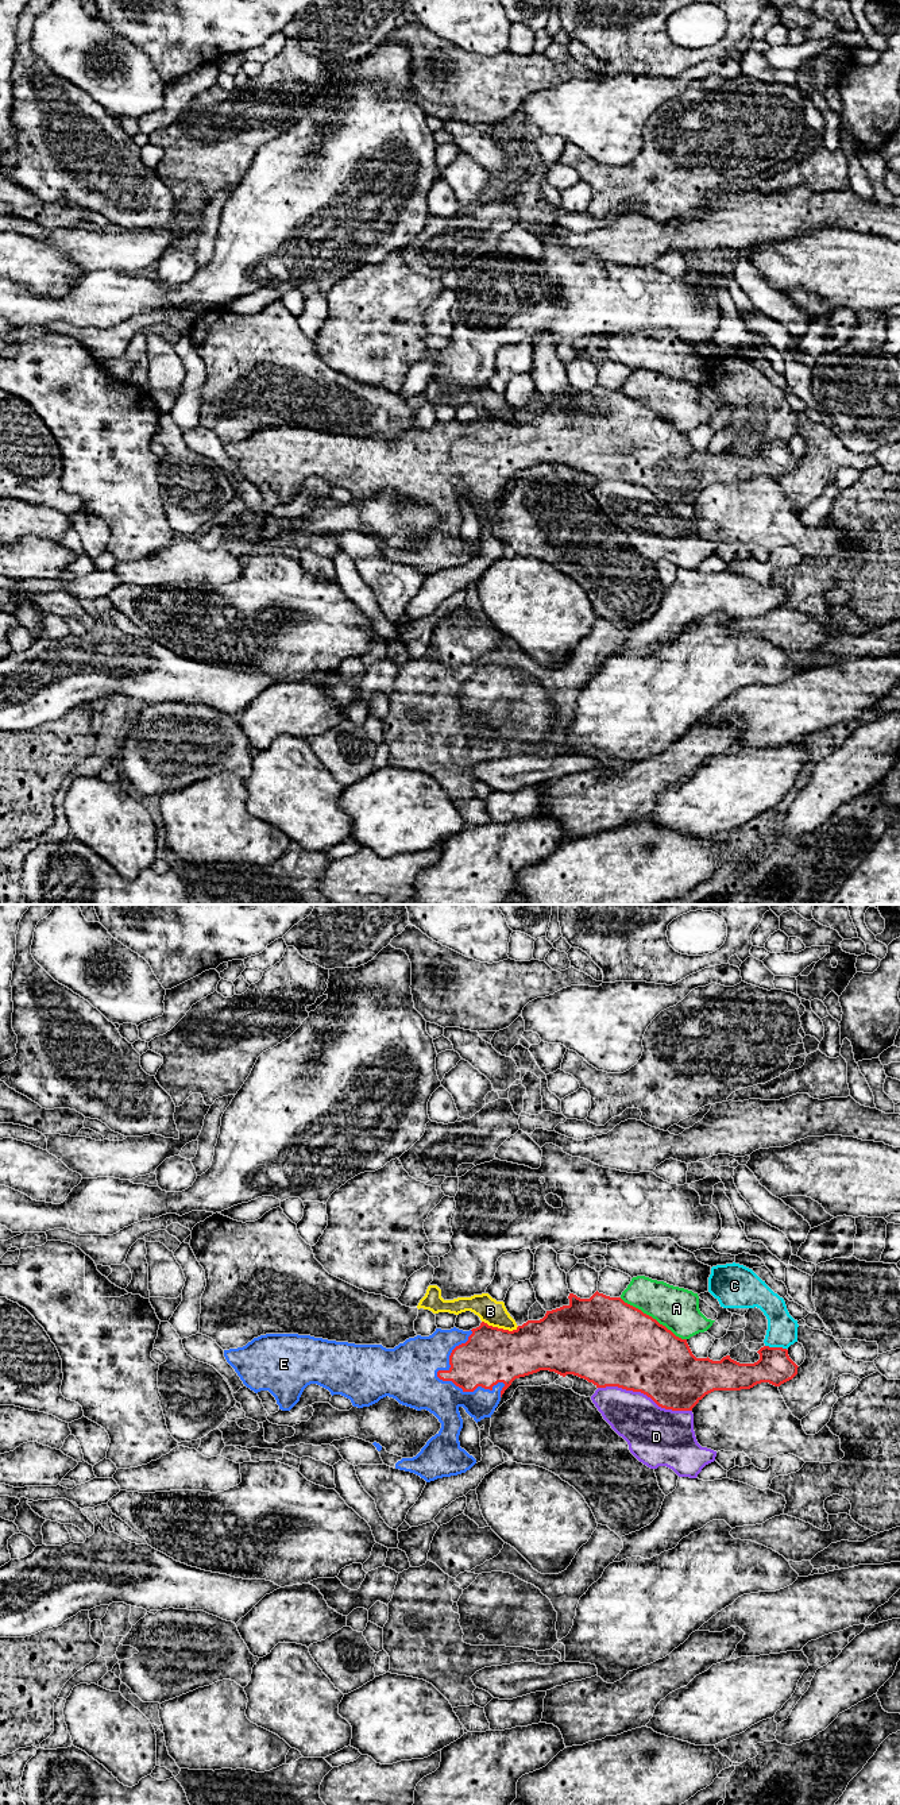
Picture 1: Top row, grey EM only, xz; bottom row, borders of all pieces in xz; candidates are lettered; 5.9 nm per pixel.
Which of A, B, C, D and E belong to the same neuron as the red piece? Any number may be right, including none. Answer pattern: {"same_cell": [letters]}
{"same_cell": ["E"]}

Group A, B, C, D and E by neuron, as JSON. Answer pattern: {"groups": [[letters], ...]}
{"groups": [["A"], ["B"], ["C"], ["D"], ["E"]]}

